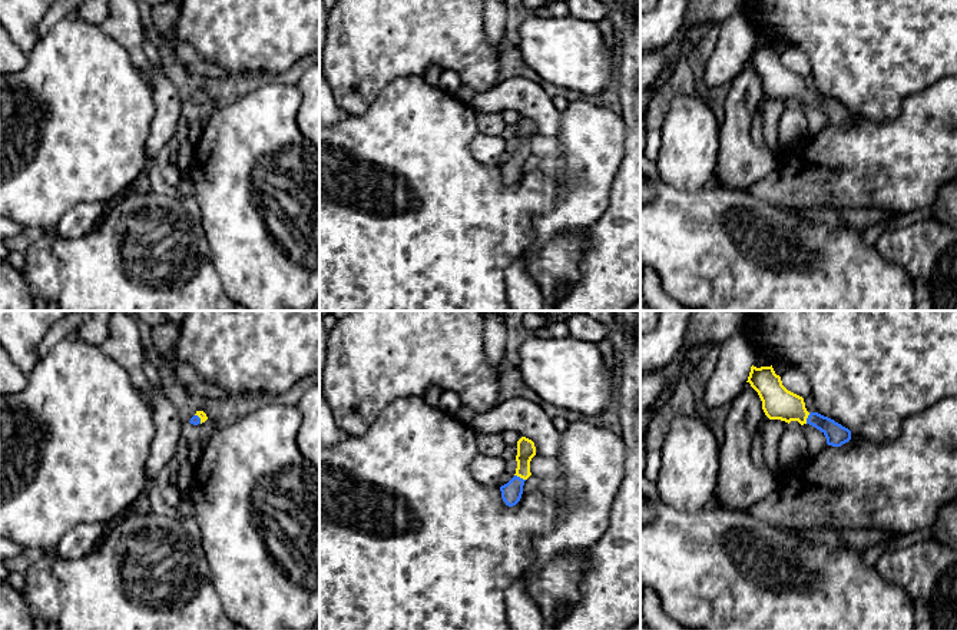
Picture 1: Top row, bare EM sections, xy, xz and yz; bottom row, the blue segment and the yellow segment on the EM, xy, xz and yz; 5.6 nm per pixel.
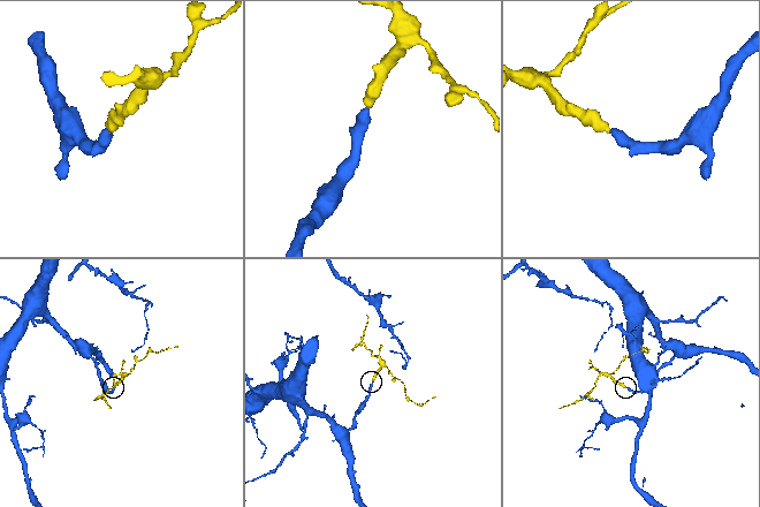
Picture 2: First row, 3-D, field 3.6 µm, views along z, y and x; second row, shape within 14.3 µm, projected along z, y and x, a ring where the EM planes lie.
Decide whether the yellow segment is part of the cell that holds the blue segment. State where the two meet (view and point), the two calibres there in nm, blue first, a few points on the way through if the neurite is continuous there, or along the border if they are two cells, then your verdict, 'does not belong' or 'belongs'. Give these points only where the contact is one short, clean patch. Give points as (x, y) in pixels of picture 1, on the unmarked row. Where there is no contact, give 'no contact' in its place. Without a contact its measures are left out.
meets blue in xz at (519, 156); 120 nm thick on the blue side, 110 nm on the other; runs through xz (512, 171), (519, 156), (523, 149), (526, 129); belongs

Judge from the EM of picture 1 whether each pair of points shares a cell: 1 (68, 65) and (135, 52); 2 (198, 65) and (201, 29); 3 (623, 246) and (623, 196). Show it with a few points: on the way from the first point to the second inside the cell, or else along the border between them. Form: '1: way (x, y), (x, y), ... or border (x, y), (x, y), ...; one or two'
1: border (103, 30), (126, 50), (131, 62), (148, 80); two
2: border (172, 39), (188, 43), (228, 75); two
3: way (623, 234), (623, 209); one

